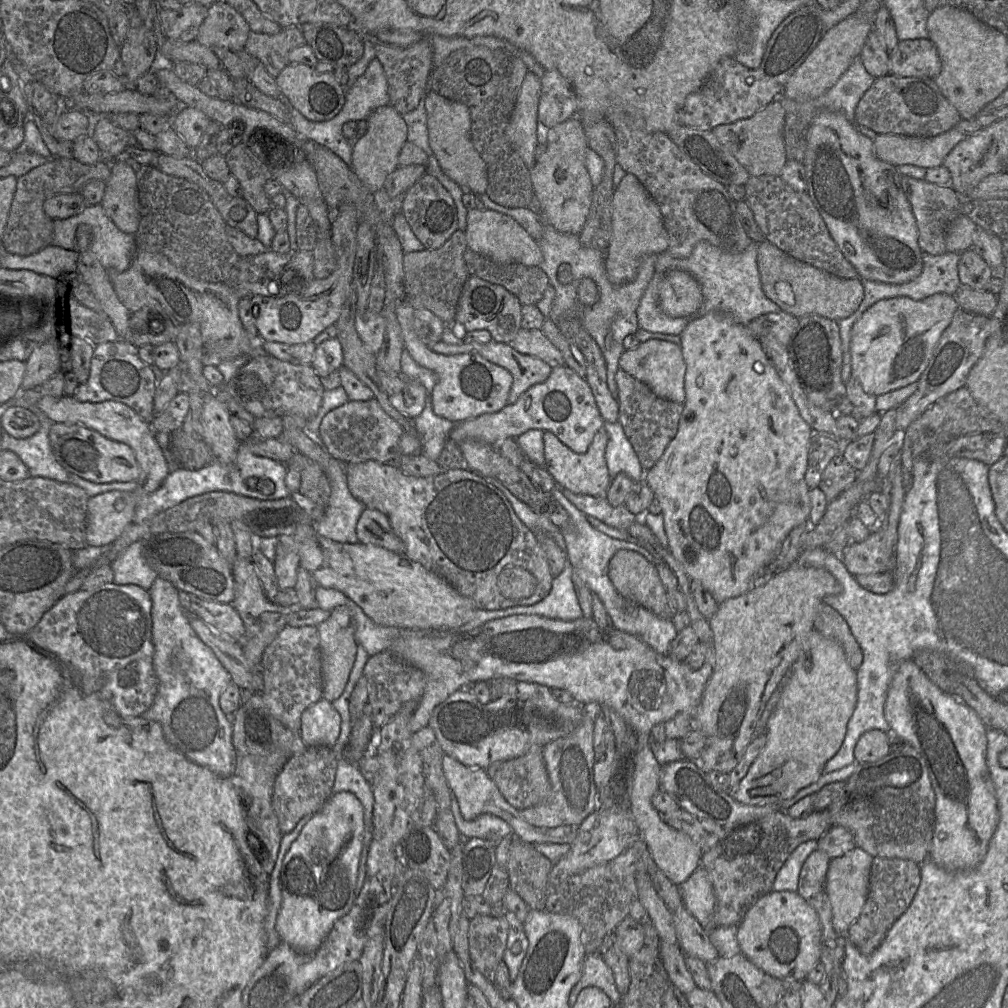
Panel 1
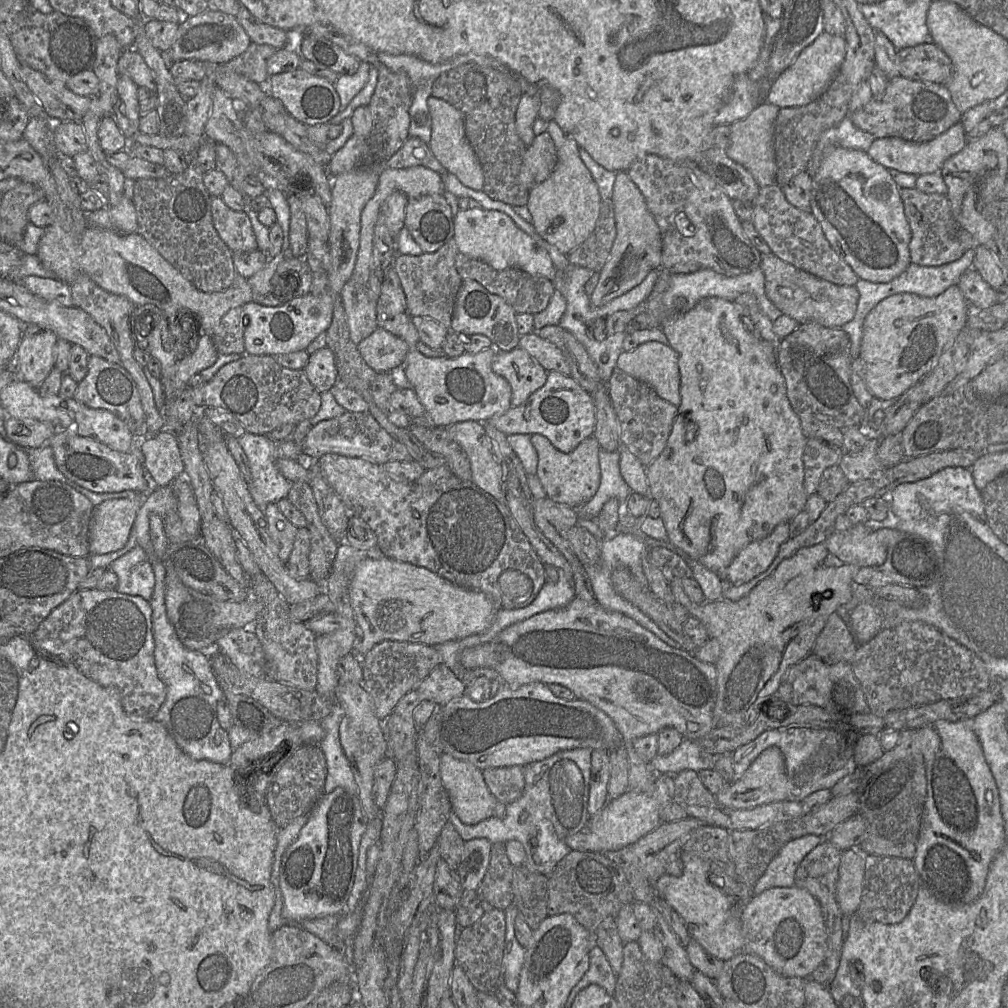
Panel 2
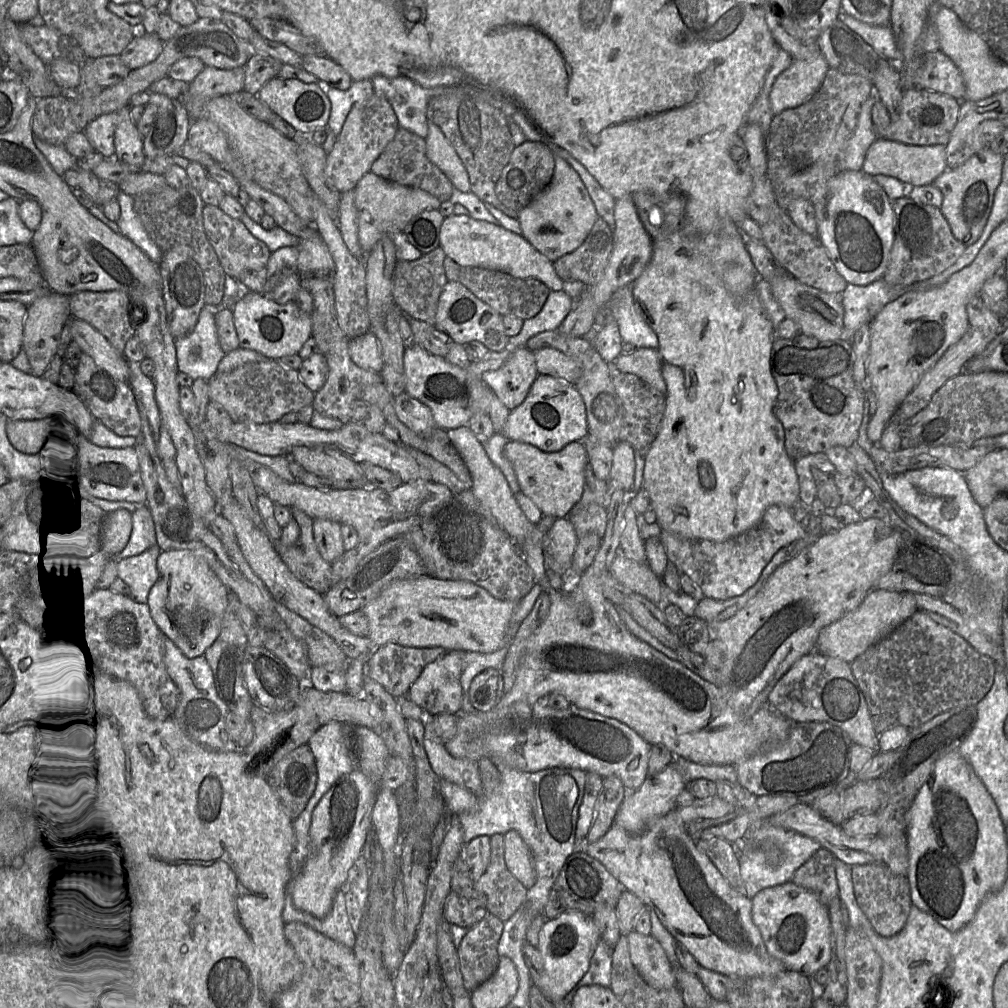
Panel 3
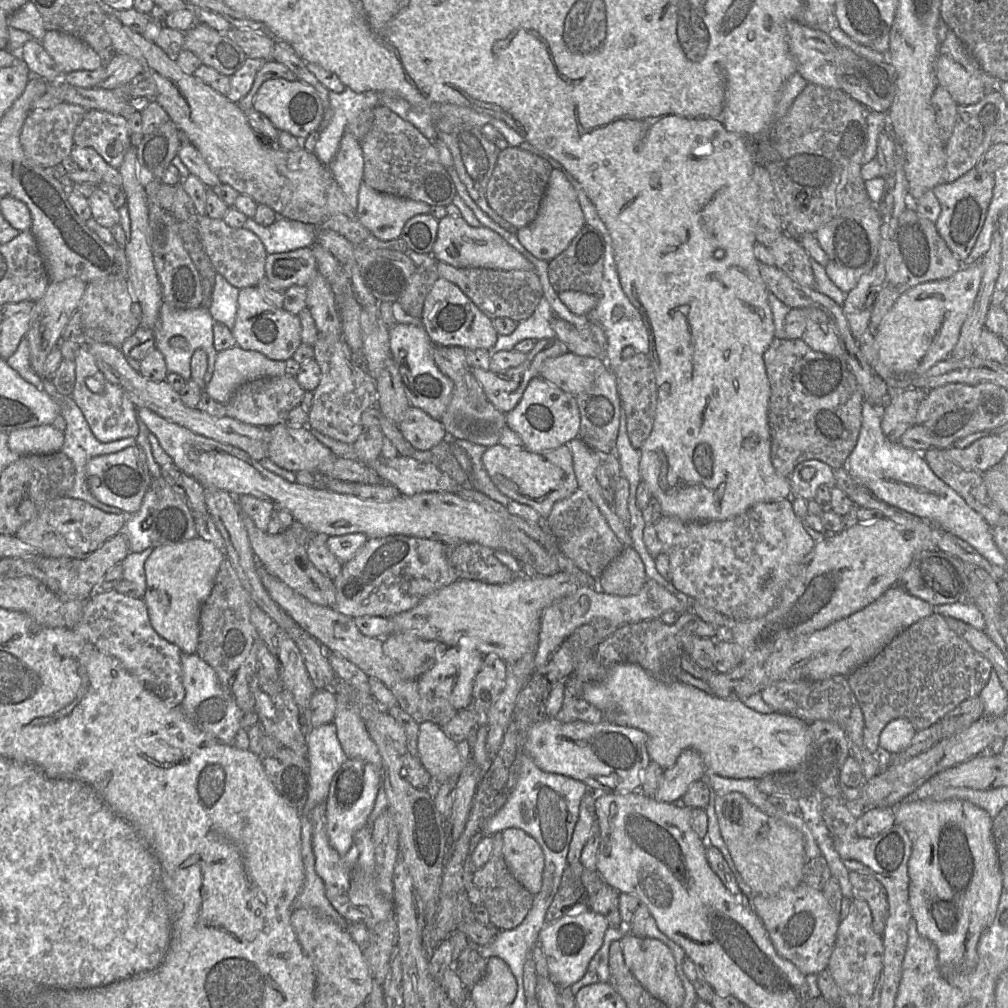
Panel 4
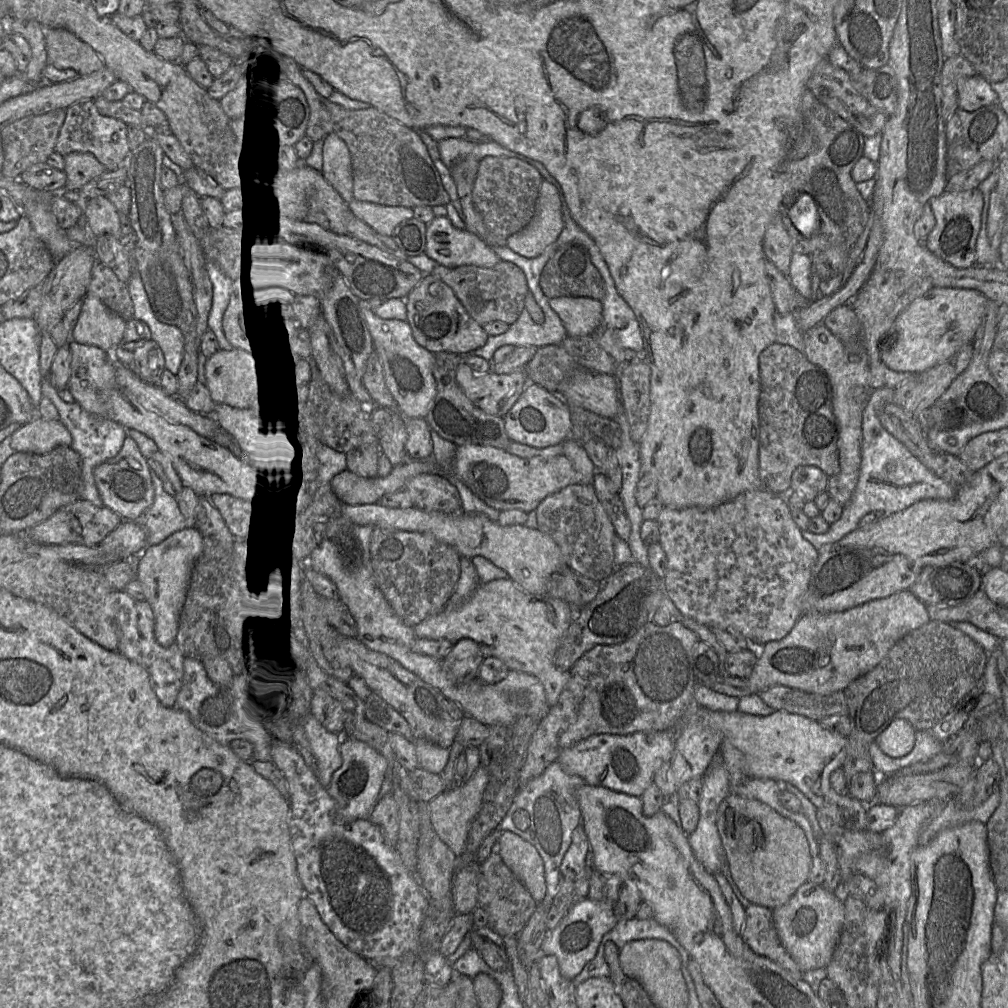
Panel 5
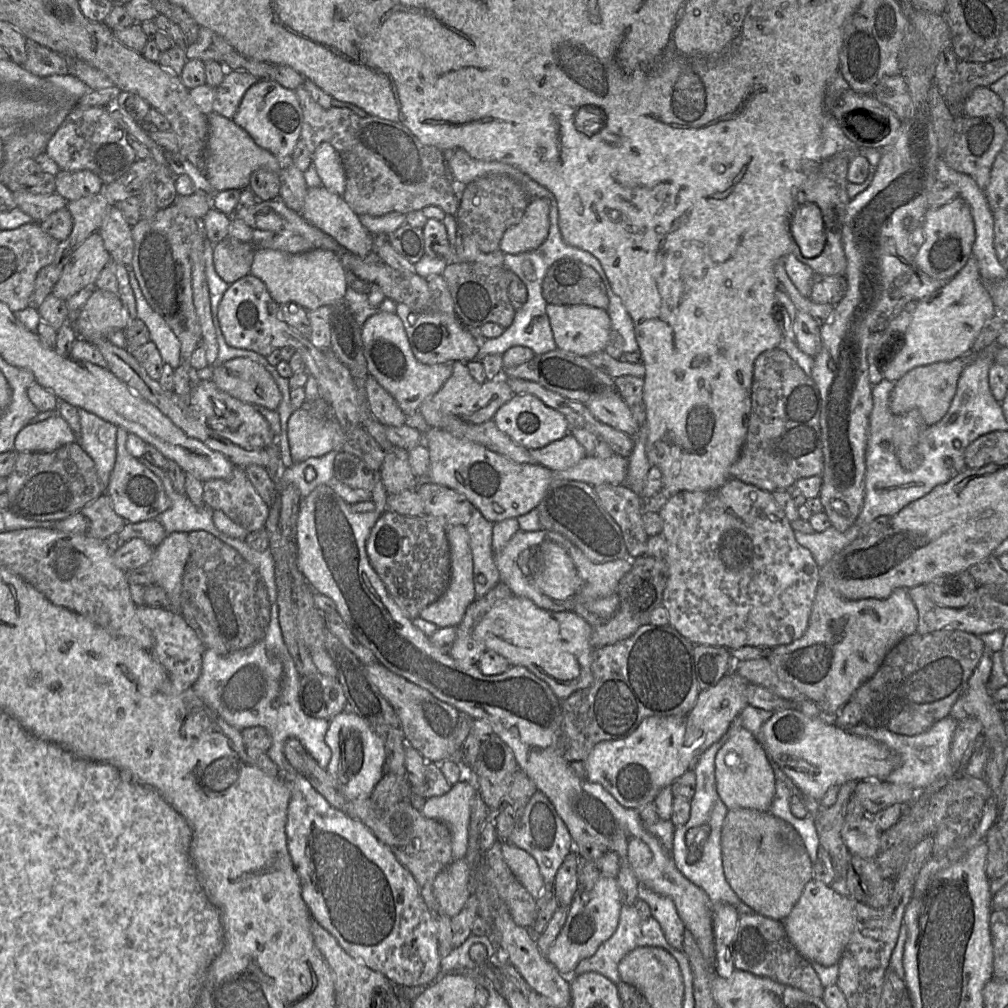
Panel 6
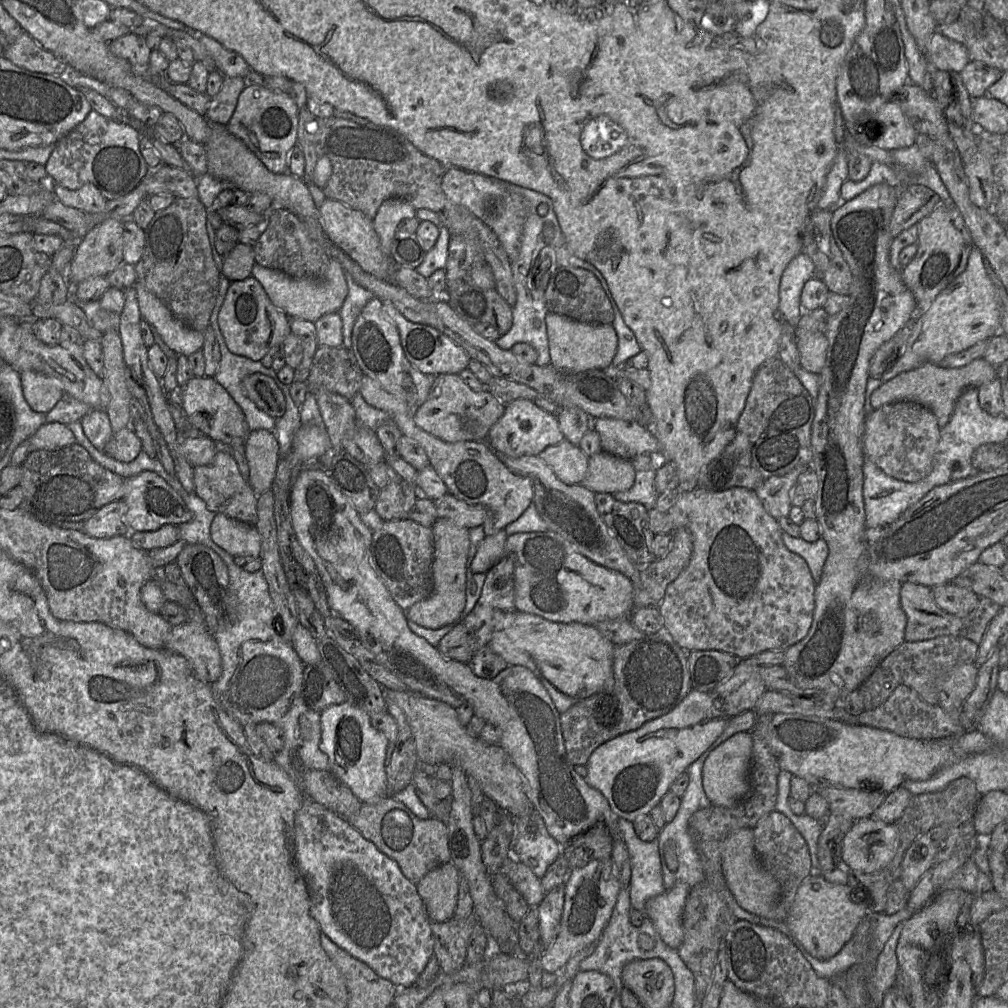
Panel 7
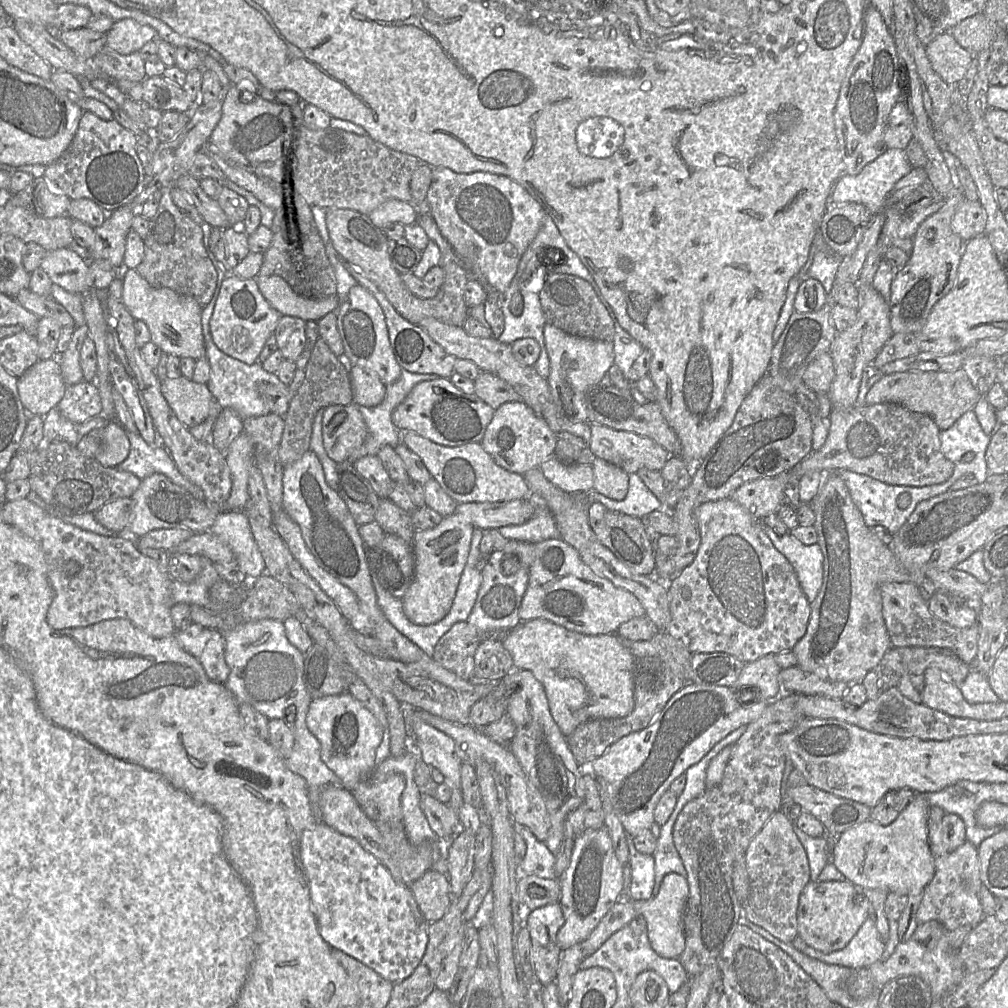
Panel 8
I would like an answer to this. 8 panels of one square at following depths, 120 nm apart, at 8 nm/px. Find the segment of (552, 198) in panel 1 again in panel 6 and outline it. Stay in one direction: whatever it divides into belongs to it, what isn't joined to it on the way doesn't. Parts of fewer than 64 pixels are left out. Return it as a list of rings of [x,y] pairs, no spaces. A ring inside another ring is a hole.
[[[534,198],[520,222],[506,230],[499,250],[504,254],[520,254],[537,249],[549,233],[549,212],[549,199]]]

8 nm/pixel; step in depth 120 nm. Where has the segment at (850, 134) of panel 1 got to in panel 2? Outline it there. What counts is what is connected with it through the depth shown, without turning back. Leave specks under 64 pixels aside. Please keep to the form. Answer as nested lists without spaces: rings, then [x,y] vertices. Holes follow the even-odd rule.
[[[843,147],[829,148],[812,177],[811,212],[831,247],[859,279],[873,283],[889,282],[910,264],[911,229],[904,213],[899,187],[889,169],[875,162],[867,152]]]

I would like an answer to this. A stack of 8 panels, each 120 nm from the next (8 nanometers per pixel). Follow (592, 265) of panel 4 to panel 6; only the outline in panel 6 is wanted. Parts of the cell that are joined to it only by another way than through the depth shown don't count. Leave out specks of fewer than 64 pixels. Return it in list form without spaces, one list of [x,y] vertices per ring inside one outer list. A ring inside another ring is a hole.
[[[564,256],[547,270],[542,282],[547,304],[587,305],[607,310],[609,298],[599,274],[580,259]]]

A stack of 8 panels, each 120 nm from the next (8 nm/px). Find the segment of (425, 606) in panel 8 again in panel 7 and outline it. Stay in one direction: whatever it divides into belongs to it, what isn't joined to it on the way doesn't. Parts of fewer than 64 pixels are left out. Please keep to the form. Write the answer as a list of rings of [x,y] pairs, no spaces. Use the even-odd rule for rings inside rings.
[[[438,519],[431,529],[434,544],[433,589],[427,598],[412,605],[405,613],[407,619],[422,627],[438,629],[455,622],[465,608],[467,561],[471,542],[469,529],[459,527],[447,519]]]

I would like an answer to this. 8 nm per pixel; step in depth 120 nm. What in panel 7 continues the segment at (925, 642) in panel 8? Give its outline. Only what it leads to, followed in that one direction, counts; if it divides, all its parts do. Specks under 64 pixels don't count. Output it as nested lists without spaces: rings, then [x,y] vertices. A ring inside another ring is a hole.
[[[902,583],[900,604],[907,617],[904,641],[918,642],[939,636],[954,636],[967,638],[979,645],[992,619],[997,615],[1001,606],[992,600],[979,597],[977,607],[965,616],[949,614],[939,608],[932,597],[932,589],[921,584]]]

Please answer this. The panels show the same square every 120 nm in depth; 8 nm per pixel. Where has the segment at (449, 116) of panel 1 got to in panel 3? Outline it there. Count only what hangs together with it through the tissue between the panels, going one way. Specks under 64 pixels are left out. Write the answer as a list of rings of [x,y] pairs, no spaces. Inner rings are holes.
[[[427,120],[428,133],[425,138],[426,156],[451,181],[454,188],[470,192],[467,170],[456,151],[444,136],[441,129]]]

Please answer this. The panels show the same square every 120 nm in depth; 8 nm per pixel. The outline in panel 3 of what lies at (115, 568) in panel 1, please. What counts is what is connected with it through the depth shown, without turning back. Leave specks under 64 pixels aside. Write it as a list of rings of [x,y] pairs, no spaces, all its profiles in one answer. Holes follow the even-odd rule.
[[[154,545],[143,553],[118,561],[118,577],[129,585],[134,601],[146,603],[148,595],[159,578],[157,558],[162,550]]]

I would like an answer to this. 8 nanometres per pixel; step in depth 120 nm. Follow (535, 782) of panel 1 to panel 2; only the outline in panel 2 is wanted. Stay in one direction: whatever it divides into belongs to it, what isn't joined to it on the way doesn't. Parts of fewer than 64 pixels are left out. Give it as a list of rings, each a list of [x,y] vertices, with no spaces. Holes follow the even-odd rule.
[[[520,765],[486,768],[484,781],[497,800],[505,805],[517,800],[525,786],[524,767]]]

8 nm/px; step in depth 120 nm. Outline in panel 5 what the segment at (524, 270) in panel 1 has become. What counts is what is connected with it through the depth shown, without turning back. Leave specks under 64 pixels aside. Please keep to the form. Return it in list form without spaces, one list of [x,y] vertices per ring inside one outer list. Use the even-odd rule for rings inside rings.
[[[502,260],[491,268],[473,265],[448,268],[437,264],[431,274],[453,290],[468,314],[482,326],[494,321],[511,325],[525,309],[524,300],[529,291],[527,279],[523,271],[513,263]]]

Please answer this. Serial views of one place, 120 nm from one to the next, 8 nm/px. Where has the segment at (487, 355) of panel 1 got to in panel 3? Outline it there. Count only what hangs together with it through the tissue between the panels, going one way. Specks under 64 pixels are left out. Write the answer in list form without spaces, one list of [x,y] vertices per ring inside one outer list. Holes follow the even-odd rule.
[[[518,347],[499,369],[484,372],[482,379],[511,411],[523,403],[538,375],[534,352]]]

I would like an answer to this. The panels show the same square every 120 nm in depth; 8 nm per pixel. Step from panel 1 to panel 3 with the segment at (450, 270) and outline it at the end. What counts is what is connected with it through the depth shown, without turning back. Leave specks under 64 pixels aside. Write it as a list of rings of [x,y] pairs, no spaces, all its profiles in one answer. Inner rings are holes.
[[[440,247],[413,261],[397,261],[392,275],[392,296],[395,304],[407,316],[434,325],[440,295],[448,282],[443,261],[446,255]]]

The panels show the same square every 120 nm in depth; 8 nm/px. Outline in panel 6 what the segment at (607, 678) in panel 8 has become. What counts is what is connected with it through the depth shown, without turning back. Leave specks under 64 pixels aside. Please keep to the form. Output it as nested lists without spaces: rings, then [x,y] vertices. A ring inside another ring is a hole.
[[[511,595],[493,606],[478,622],[474,629],[474,637],[481,641],[487,650],[494,651],[503,656],[513,666],[522,666],[543,680],[552,690],[558,700],[562,701],[568,698],[572,693],[579,689],[589,687],[593,682],[593,675],[591,671],[593,647],[590,644],[592,627],[574,611],[560,611],[554,612],[538,607],[533,601],[528,598]]]

